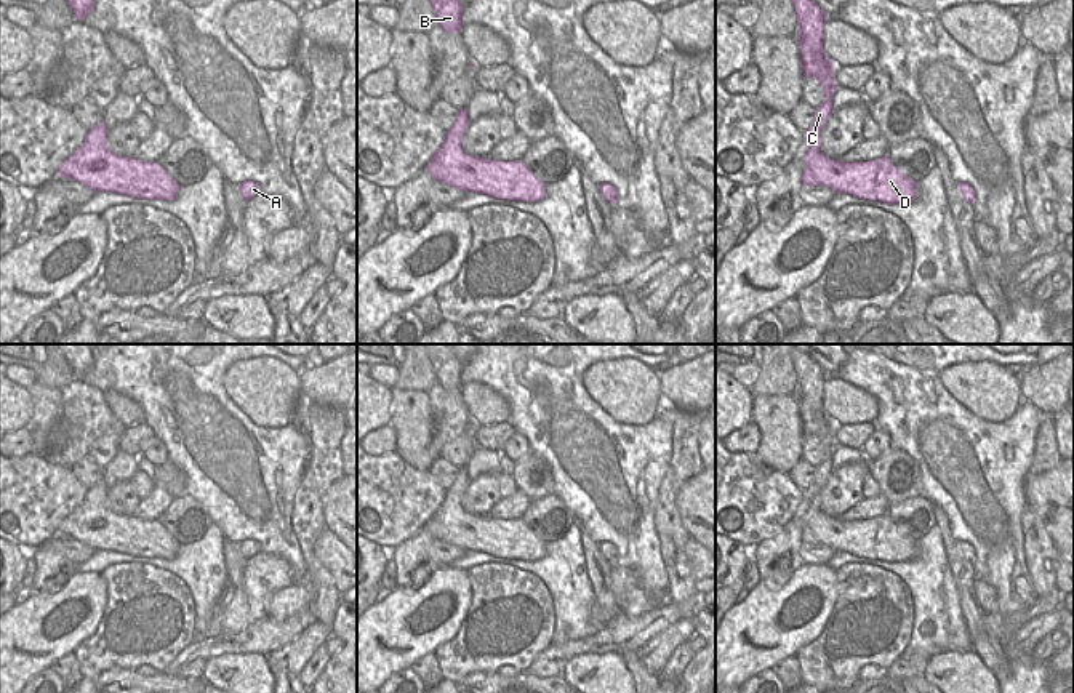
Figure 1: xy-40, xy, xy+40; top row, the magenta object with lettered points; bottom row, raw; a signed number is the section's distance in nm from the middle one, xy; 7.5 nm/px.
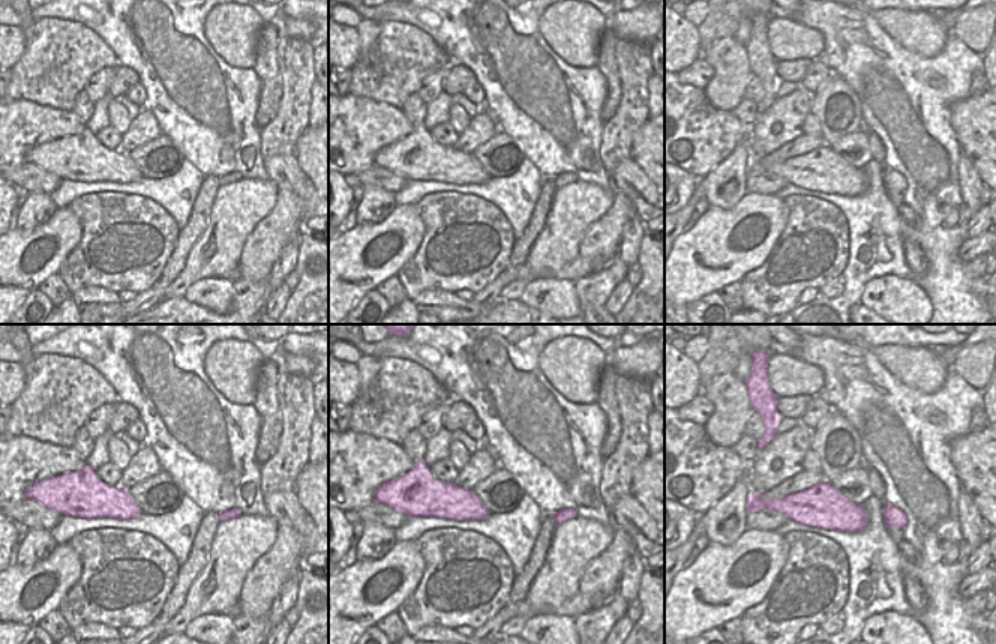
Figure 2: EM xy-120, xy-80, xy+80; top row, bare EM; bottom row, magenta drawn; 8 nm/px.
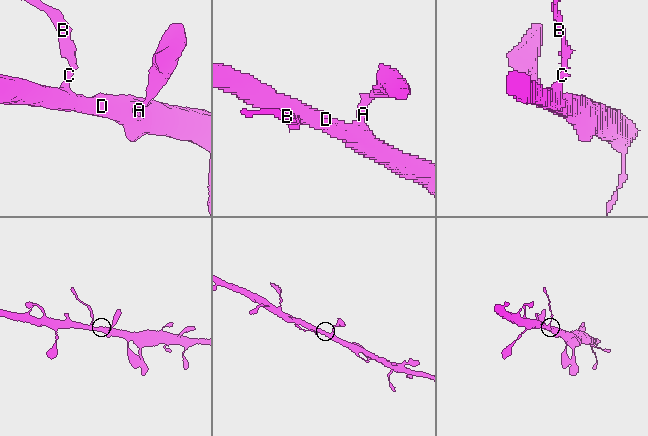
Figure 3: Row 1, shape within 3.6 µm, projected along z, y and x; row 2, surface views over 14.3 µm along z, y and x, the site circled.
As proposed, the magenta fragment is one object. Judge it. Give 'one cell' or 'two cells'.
two cells

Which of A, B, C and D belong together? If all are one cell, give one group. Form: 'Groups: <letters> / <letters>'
Groups: A D / B C

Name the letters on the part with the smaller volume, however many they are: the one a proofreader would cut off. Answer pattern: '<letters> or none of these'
B, C

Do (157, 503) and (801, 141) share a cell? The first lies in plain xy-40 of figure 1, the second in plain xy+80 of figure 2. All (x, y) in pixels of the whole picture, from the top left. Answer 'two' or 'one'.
one

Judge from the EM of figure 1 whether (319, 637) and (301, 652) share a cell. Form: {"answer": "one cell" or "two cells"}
{"answer": "one cell"}

